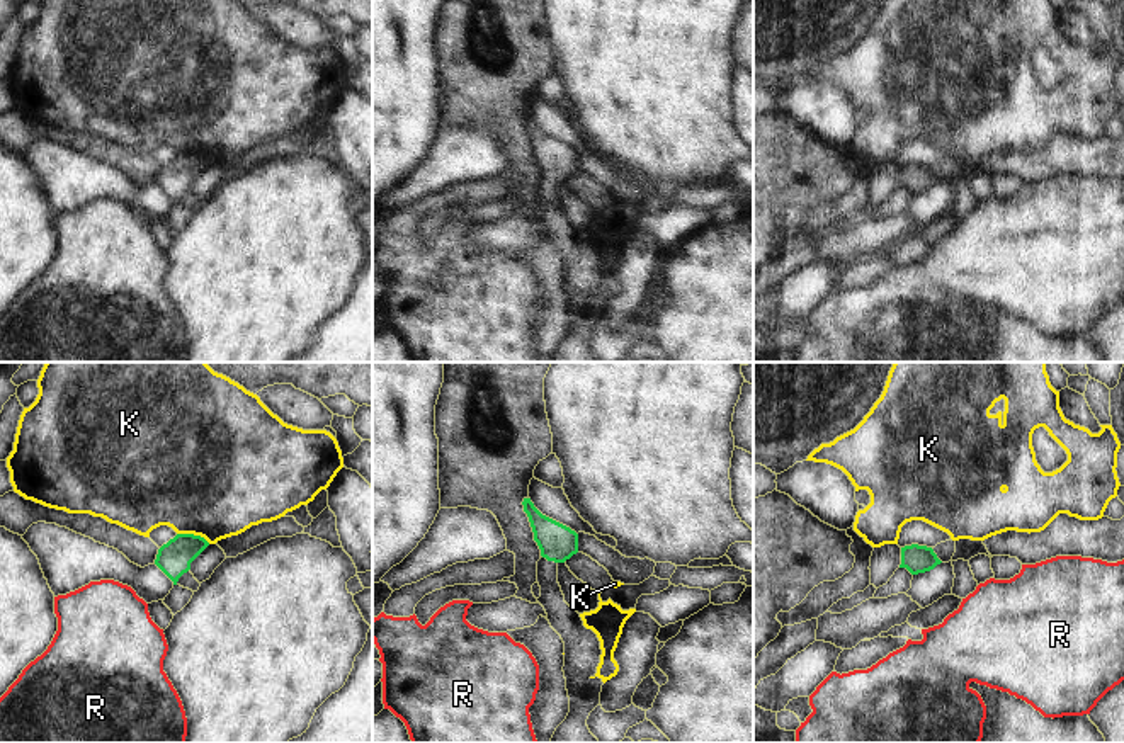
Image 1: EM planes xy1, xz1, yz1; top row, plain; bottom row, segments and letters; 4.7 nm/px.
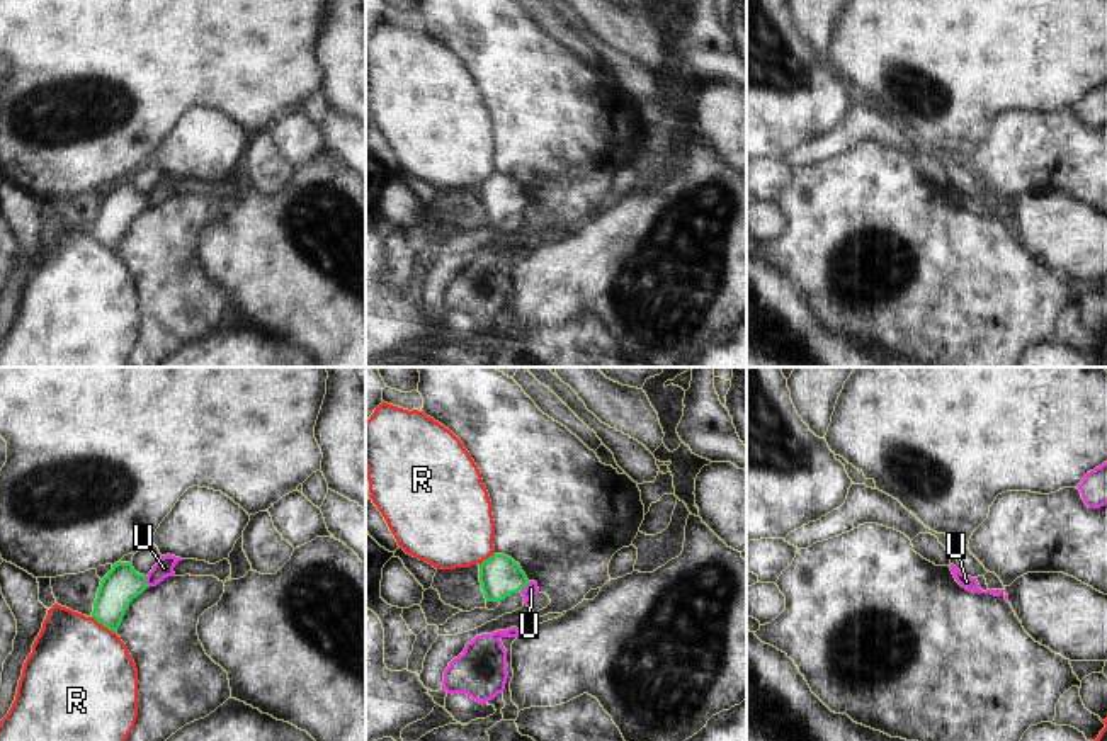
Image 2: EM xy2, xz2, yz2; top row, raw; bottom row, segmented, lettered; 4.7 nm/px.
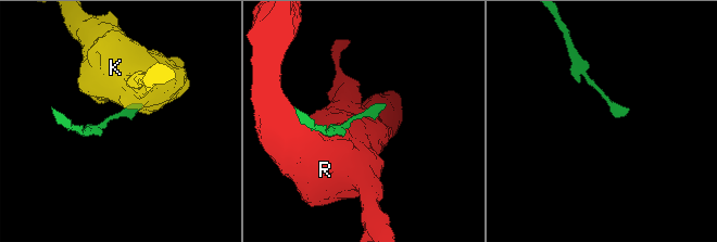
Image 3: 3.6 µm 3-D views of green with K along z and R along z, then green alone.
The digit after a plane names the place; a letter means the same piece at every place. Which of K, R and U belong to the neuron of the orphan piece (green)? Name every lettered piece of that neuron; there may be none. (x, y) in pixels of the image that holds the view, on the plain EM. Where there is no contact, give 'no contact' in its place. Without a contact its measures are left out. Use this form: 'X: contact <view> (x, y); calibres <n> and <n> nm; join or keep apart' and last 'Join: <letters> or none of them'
K: contact xy1 (193, 153); calibres 160 and 500 nm; keep apart
R: contact xy2 (104, 245); calibres 170 and 480 nm; keep apart
U: contact xy2 (145, 201); calibres 170 and 90 nm; keep apart
Join: none of them

